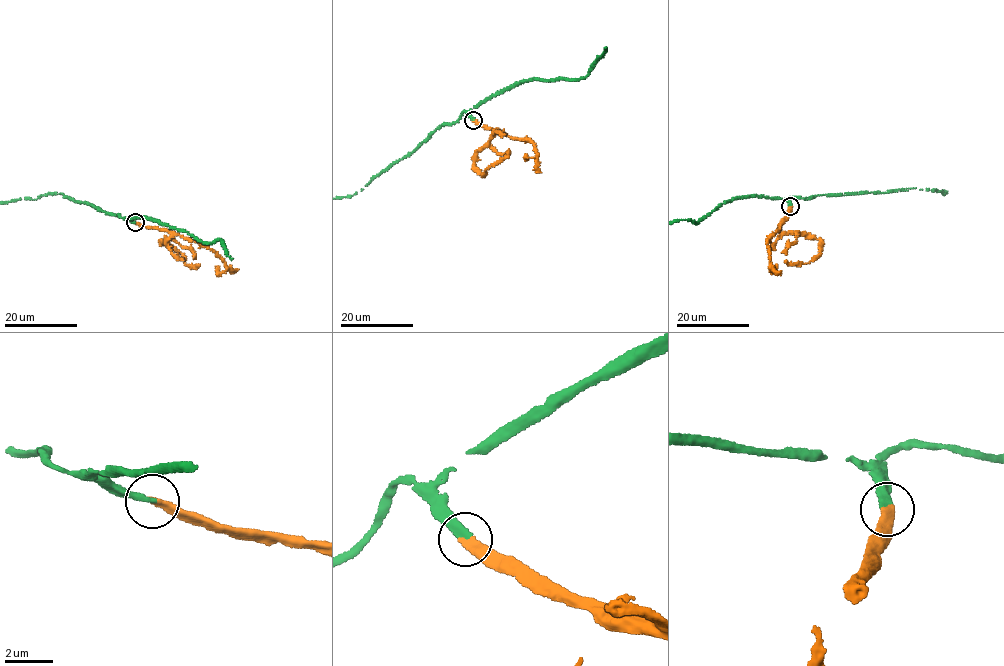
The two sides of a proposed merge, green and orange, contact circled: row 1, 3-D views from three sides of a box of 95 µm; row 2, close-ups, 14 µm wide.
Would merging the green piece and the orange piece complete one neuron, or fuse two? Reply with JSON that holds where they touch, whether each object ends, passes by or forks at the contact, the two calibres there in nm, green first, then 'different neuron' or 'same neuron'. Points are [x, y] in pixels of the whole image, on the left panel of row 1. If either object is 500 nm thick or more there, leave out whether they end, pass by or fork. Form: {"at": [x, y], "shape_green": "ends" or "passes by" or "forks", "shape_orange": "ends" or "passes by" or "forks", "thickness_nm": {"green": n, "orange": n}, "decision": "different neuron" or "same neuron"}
{"at": [135, 222], "shape_green": "ends", "shape_orange": "ends", "thickness_nm": {"green": 320, "orange": 360}, "decision": "same neuron"}

